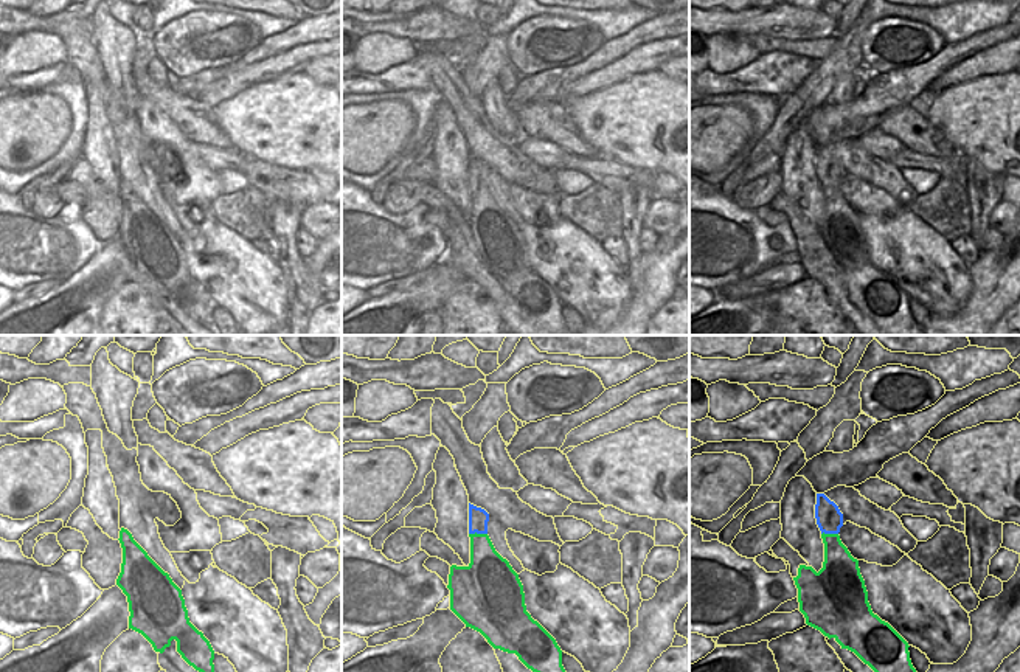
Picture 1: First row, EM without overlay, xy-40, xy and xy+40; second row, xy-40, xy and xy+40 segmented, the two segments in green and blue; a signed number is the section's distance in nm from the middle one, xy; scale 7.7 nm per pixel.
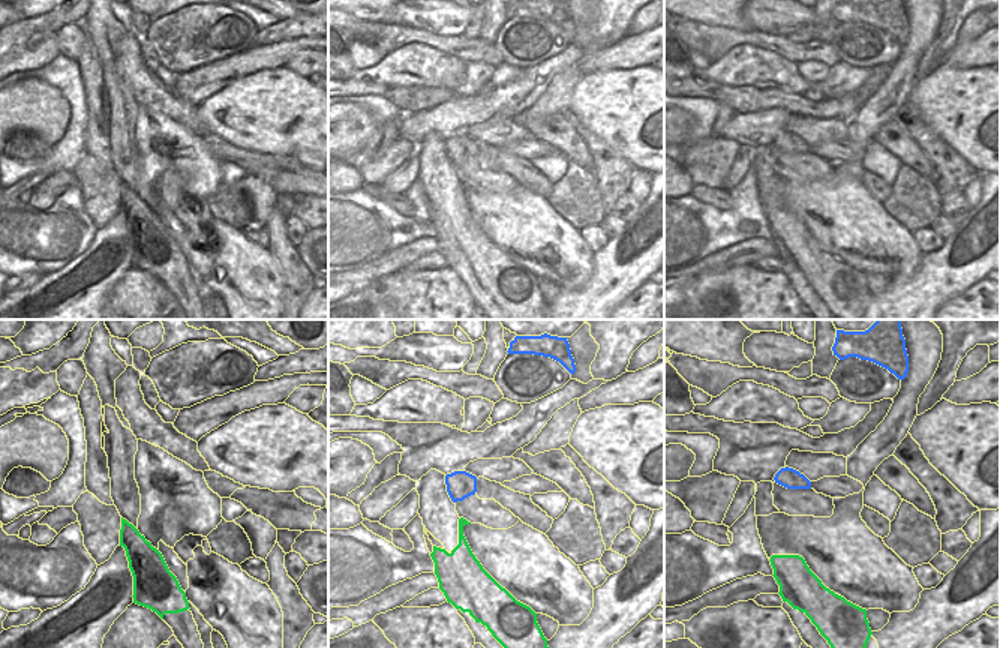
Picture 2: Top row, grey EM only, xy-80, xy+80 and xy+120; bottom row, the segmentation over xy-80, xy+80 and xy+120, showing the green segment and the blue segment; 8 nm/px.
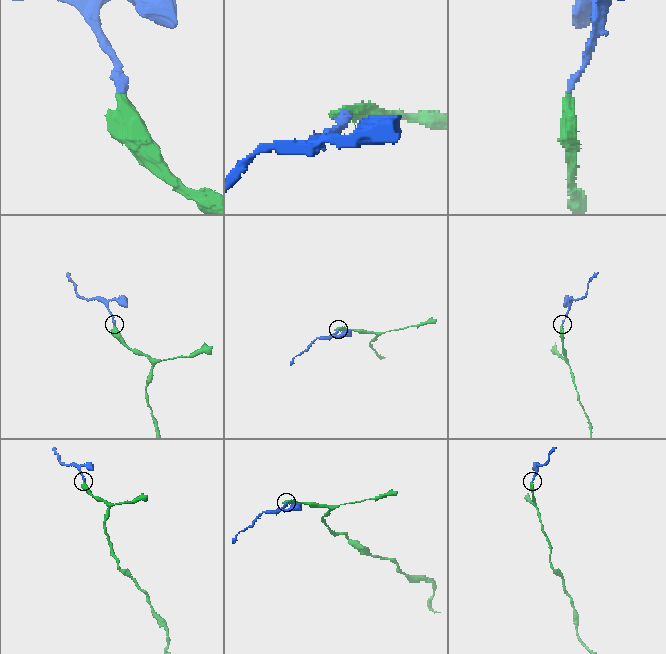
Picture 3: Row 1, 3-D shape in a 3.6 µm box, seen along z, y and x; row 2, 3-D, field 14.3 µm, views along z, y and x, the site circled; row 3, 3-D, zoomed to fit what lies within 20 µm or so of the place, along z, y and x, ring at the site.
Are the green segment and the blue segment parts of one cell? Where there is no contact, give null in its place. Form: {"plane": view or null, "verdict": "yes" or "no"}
{"plane": "xy", "verdict": "no"}

